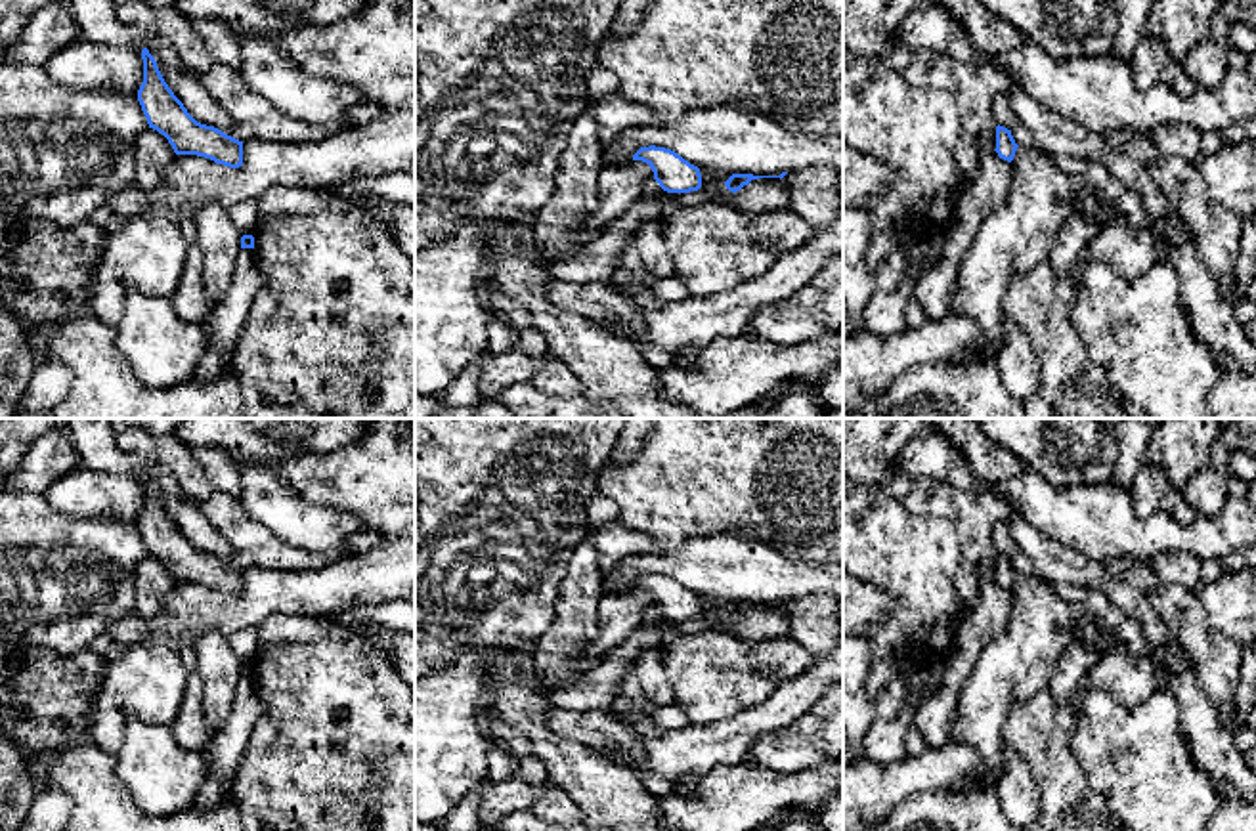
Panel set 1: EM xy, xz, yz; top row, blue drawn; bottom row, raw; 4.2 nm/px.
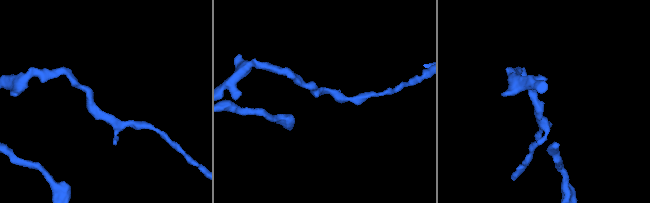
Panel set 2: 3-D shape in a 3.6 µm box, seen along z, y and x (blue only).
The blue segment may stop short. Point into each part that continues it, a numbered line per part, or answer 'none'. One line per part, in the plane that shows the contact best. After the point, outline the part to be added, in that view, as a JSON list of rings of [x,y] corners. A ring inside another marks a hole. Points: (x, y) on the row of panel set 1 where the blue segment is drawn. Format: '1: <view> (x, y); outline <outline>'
none

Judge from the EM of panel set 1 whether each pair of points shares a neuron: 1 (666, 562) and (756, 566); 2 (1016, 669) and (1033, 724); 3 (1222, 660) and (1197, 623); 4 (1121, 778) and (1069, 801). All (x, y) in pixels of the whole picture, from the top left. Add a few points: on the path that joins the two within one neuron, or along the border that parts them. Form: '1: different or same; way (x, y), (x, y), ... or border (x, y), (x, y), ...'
1: same; way (689, 564), (733, 566)
2: different; border (1046, 686), (1019, 696), (1010, 705), (1000, 736)
3: same; way (1212, 650), (1197, 633)
4: different; border (1071, 749), (1086, 782), (1105, 799), (1111, 810)

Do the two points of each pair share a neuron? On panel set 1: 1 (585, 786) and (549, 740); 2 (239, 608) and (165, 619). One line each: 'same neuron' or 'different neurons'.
1: same neuron
2: same neuron

